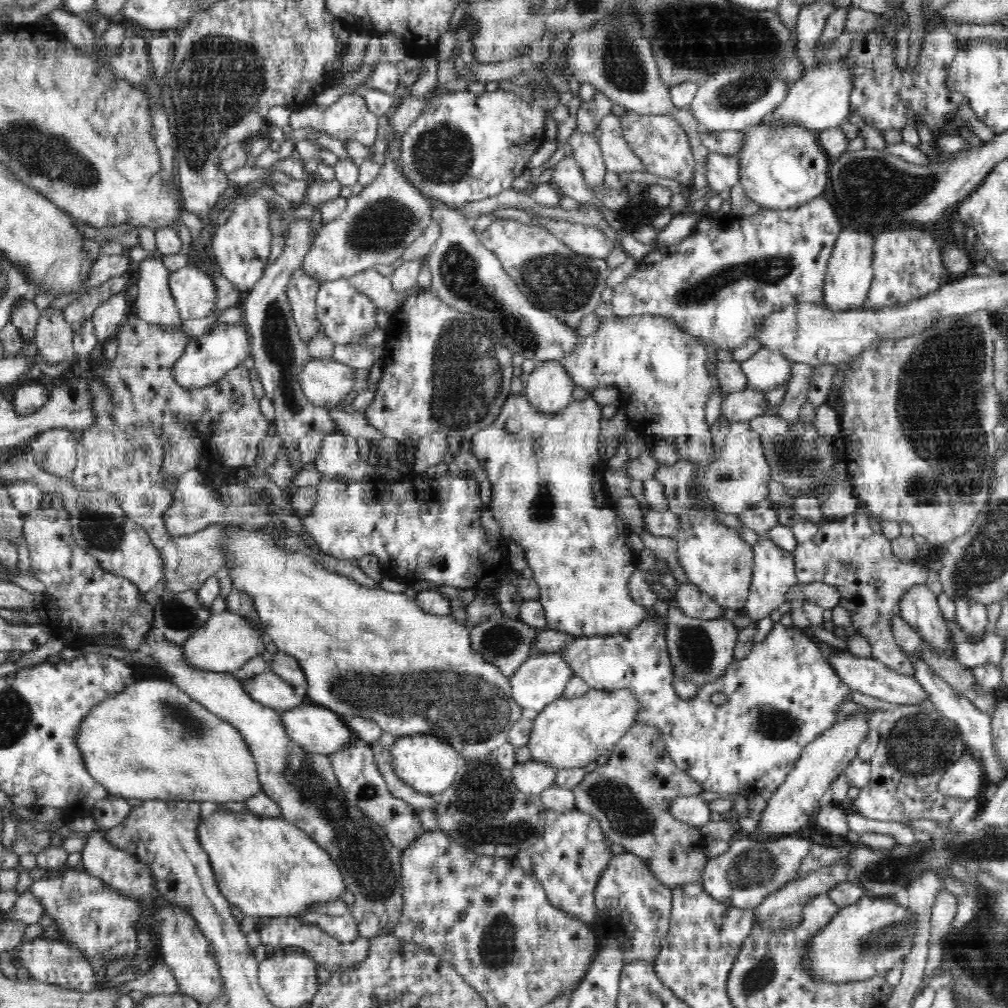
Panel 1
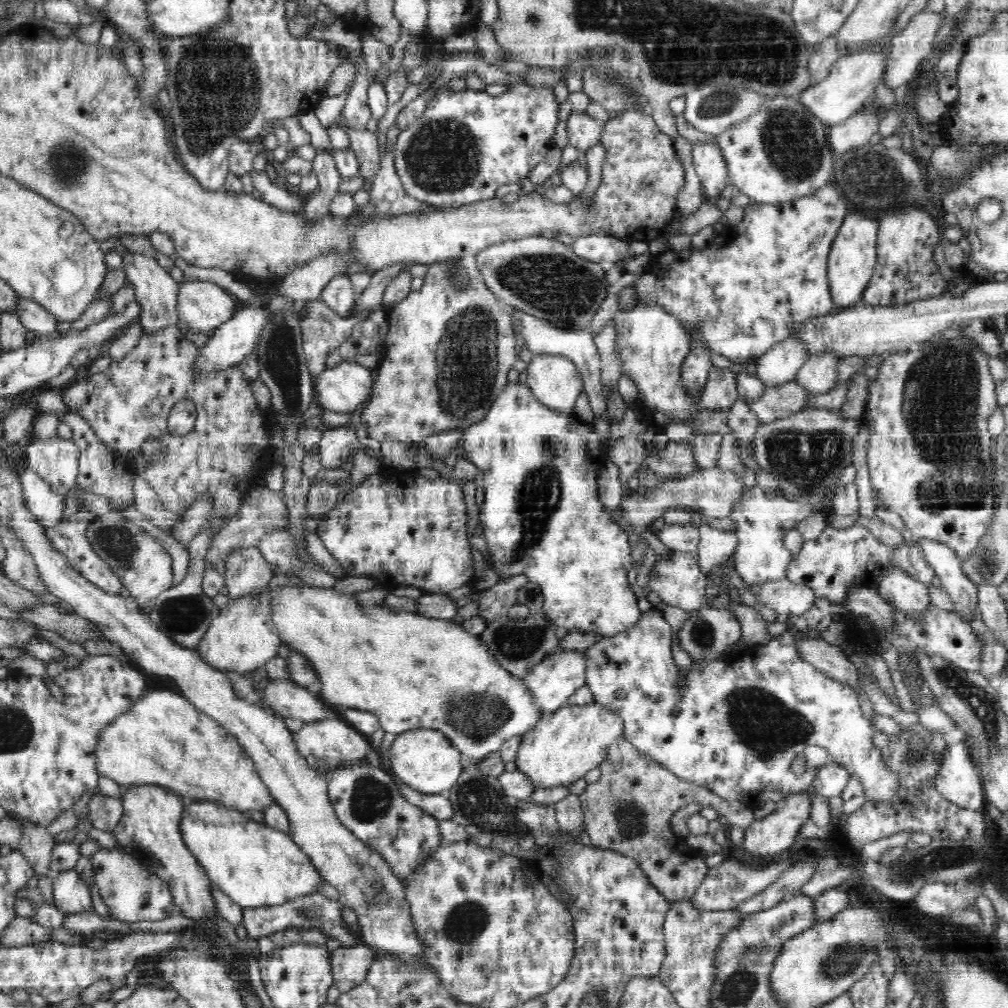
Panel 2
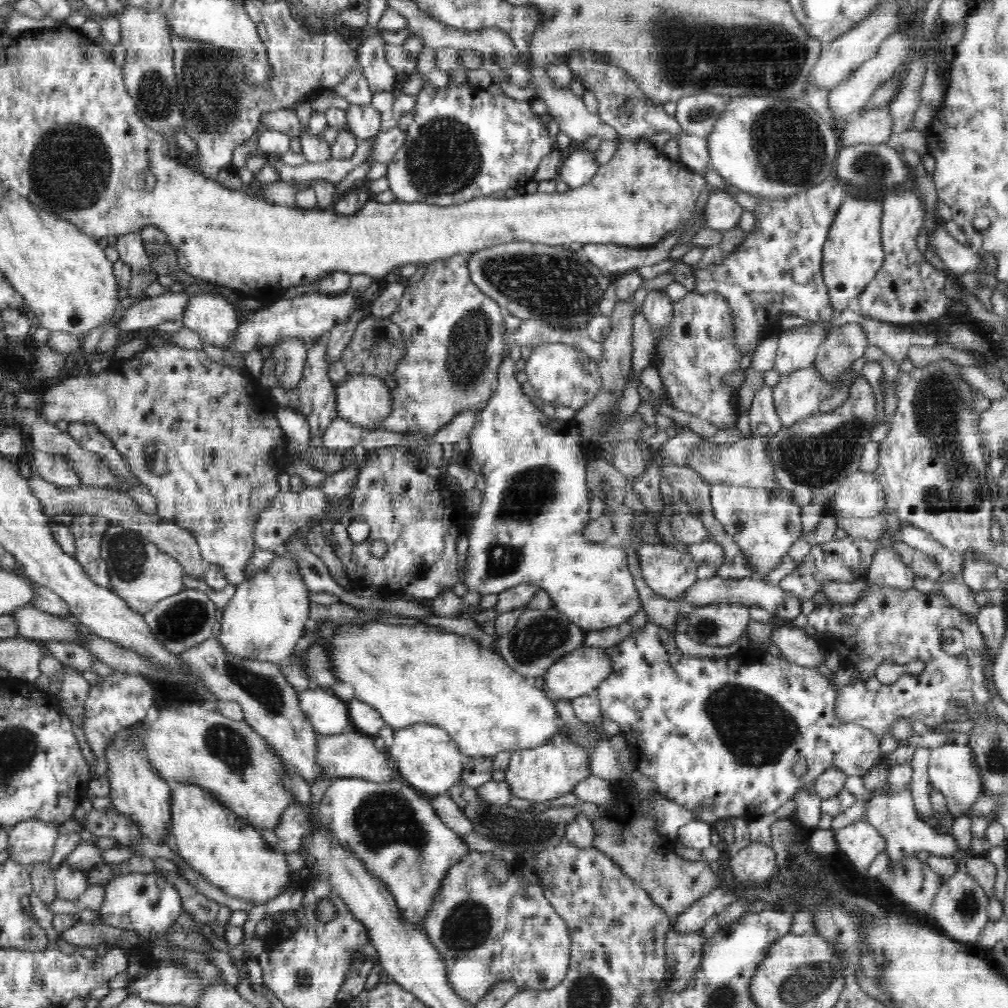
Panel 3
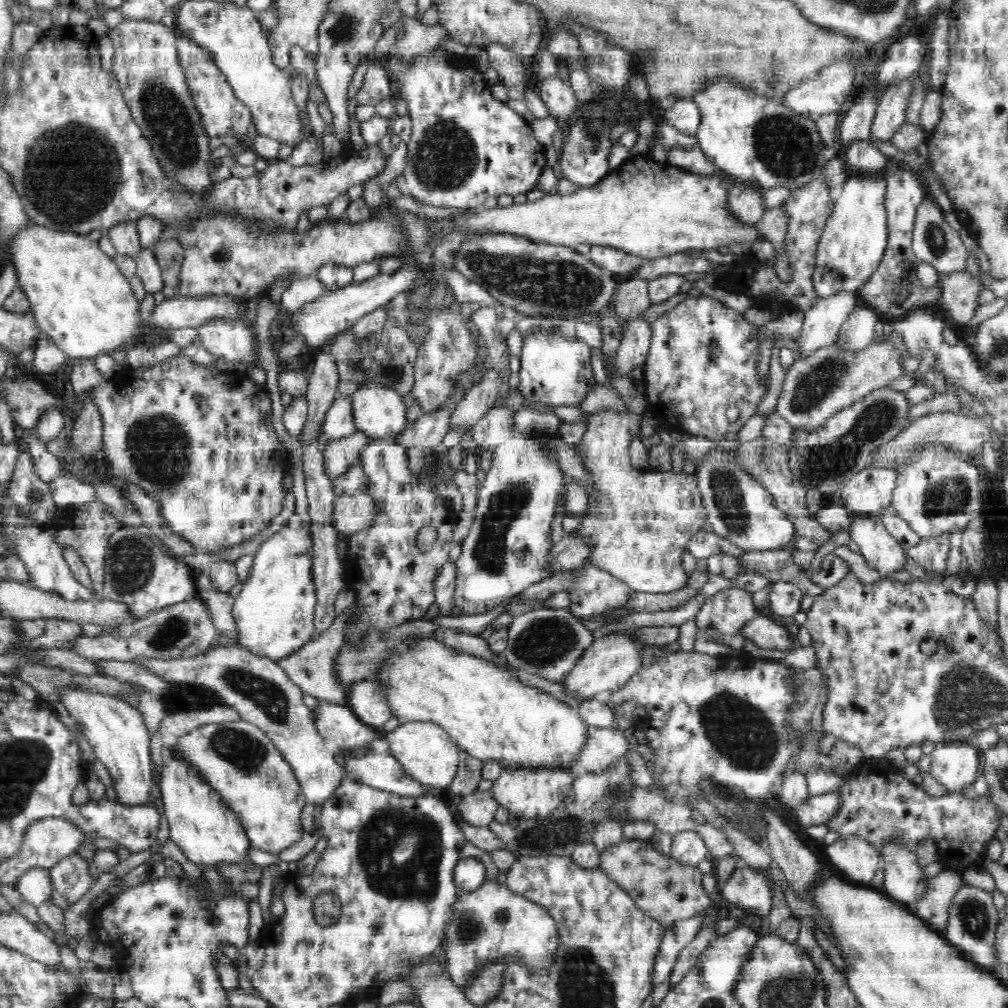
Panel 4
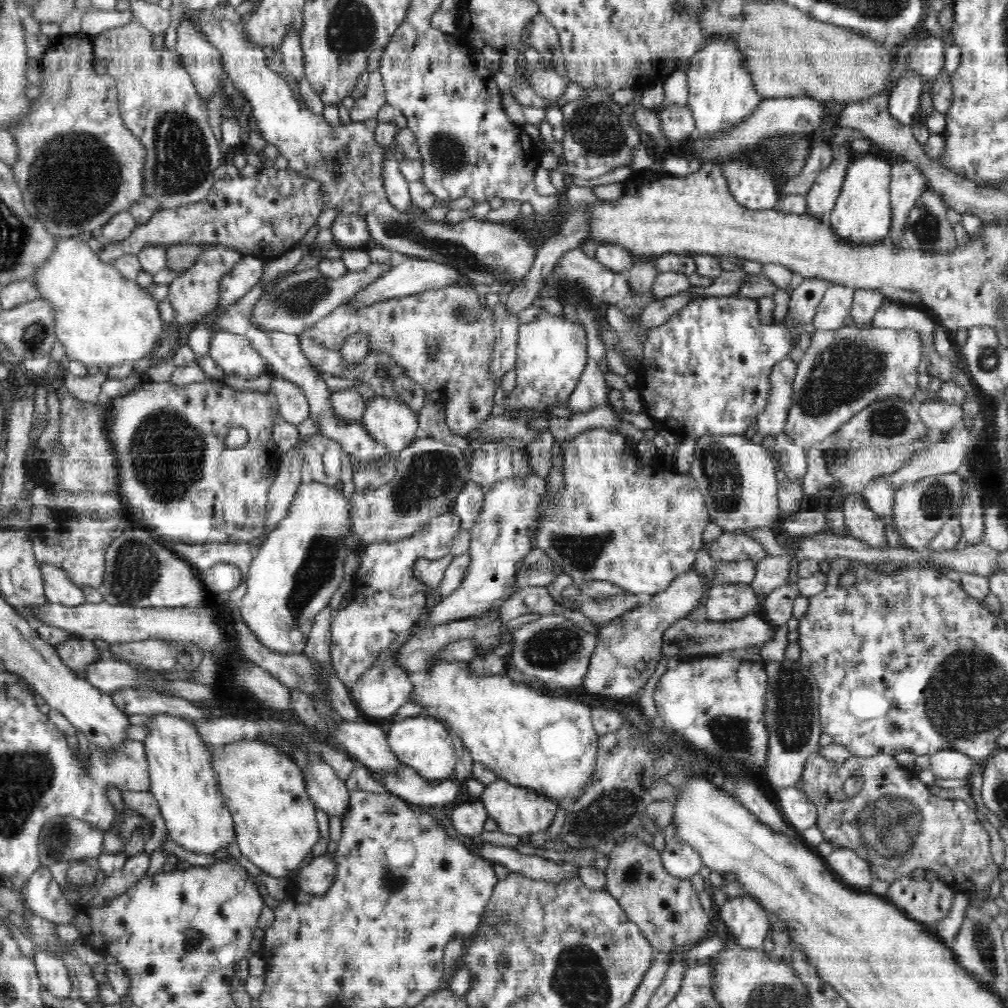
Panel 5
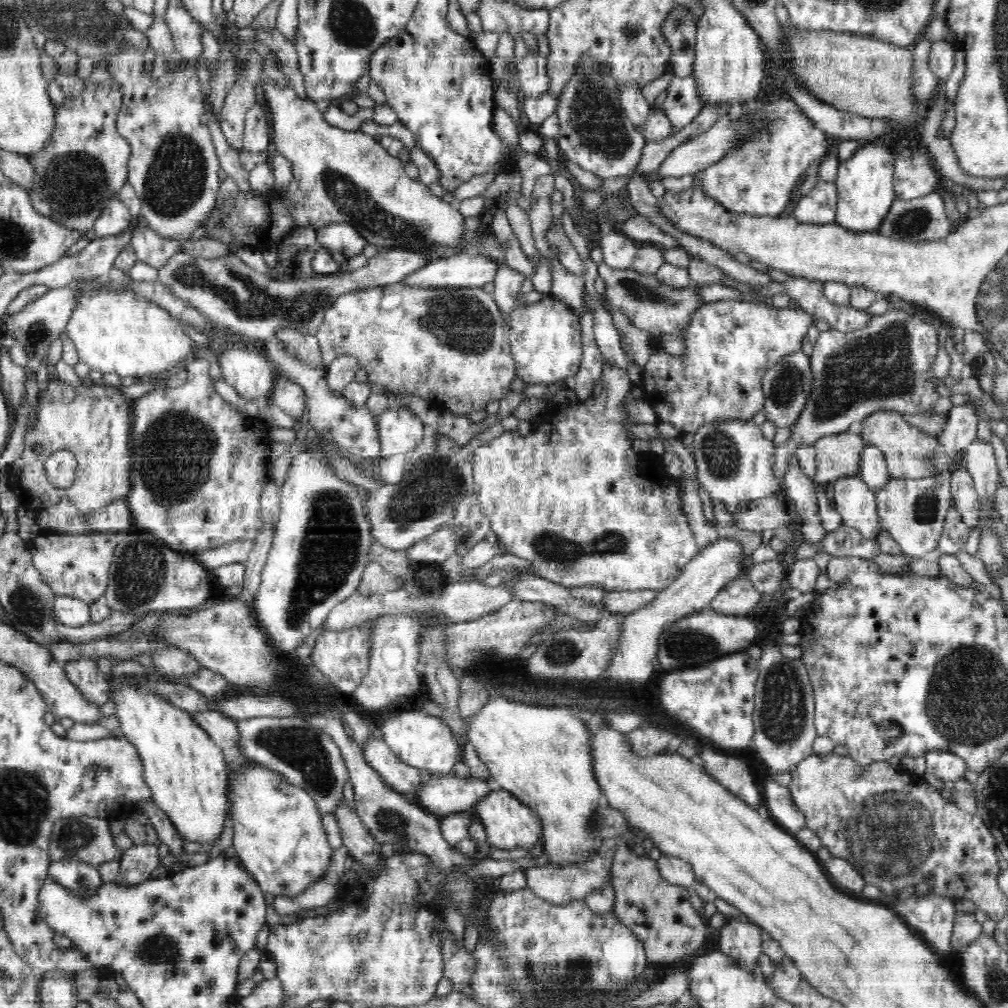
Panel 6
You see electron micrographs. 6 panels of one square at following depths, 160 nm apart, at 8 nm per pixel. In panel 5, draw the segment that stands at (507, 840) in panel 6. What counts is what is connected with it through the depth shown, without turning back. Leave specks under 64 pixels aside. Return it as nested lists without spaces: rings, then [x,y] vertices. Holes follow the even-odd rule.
[[[498,778],[485,786],[479,799],[489,818],[498,824],[500,832],[510,834],[510,836],[518,836],[522,840],[531,834],[540,832],[540,830],[547,829],[552,824],[558,809],[547,796],[543,794],[540,796],[534,790],[522,788]]]

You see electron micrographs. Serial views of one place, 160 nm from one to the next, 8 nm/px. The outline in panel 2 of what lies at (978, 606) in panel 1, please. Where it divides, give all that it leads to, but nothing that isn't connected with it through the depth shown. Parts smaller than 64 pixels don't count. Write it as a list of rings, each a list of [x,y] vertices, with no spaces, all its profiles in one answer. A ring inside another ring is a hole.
[[[920,540],[915,544],[922,549],[926,563],[941,580],[942,589],[950,595],[954,612],[962,619],[970,620],[974,613],[978,613],[978,588],[964,573],[963,562],[946,544],[932,540]]]

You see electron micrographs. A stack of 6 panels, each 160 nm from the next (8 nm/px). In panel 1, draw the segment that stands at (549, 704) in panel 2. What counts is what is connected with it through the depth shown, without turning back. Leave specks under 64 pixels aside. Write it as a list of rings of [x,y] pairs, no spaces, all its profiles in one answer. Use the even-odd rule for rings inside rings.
[[[544,653],[533,655],[527,662],[524,662],[516,674],[510,678],[511,696],[523,709],[531,708],[540,712],[545,706],[553,703],[554,700],[563,697],[566,684],[573,678],[575,673],[566,663],[561,653]]]

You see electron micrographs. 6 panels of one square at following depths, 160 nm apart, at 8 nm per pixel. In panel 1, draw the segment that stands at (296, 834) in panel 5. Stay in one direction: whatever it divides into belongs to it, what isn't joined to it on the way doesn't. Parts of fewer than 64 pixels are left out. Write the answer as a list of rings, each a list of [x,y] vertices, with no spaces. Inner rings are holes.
[[[143,678],[142,680],[135,681],[134,684],[126,686],[122,692],[118,692],[116,696],[110,696],[106,700],[102,700],[100,704],[96,704],[88,716],[84,718],[75,737],[76,746],[80,750],[83,764],[90,776],[102,786],[106,787],[110,795],[119,797],[137,798],[143,800],[166,800],[175,801],[200,801],[212,803],[227,803],[227,802],[246,802],[250,796],[254,796],[259,792],[263,792],[262,783],[258,778],[258,771],[256,768],[255,760],[249,751],[246,741],[242,738],[237,728],[232,724],[228,724],[225,720],[218,718],[215,714],[208,712],[204,706],[198,702],[194,702],[181,688],[178,688],[170,679],[150,679]]]

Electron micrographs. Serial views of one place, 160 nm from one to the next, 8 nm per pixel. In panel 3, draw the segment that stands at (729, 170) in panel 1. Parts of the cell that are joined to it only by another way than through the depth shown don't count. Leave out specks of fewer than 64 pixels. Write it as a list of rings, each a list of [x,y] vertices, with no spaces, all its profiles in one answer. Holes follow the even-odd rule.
[[[680,133],[674,137],[678,143],[680,162],[688,169],[704,176],[704,173],[711,167],[707,137],[689,135],[688,133]]]

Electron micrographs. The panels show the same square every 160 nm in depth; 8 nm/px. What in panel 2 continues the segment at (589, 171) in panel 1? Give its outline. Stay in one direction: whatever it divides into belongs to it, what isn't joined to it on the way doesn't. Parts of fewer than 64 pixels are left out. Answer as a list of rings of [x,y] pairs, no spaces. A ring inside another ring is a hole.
[[[572,111],[567,120],[567,137],[569,144],[585,152],[588,148],[601,142],[605,124],[592,118],[587,113]]]

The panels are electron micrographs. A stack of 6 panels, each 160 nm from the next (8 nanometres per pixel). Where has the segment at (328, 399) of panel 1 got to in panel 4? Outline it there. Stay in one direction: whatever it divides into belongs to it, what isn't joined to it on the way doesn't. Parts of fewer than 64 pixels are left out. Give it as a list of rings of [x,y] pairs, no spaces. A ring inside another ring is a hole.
[[[360,385],[350,399],[356,428],[366,436],[393,440],[408,426],[404,397],[392,388]]]

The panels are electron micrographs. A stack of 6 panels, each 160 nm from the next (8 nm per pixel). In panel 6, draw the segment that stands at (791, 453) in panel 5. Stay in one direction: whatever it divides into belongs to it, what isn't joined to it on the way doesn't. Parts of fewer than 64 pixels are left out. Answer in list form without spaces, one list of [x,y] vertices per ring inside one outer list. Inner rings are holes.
[[[795,455],[790,459],[783,482],[788,498],[794,502],[798,511],[797,518],[800,526],[797,540],[814,544],[814,547],[818,549],[827,536],[827,531],[823,528],[818,513],[816,483],[802,472]]]

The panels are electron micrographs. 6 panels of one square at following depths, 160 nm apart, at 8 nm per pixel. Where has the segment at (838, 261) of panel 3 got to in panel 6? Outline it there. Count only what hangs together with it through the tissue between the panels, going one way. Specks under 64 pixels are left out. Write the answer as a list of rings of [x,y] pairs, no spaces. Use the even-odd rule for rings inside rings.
[[[882,141],[862,142],[848,160],[839,164],[835,181],[838,192],[835,221],[840,226],[857,233],[876,232],[896,199],[893,164],[894,156]],[[716,300],[702,304],[698,308],[698,312],[694,312],[690,327],[683,333],[684,343],[686,346],[686,354],[683,357],[673,357],[670,353],[666,353],[663,348],[654,345],[650,358],[646,362],[646,366],[642,369],[641,383],[639,384],[643,389],[642,400],[648,401],[654,412],[659,416],[659,422],[667,422],[673,424],[682,434],[693,432],[695,433],[698,428],[703,424],[713,423],[714,421],[729,421],[729,420],[742,420],[750,421],[753,416],[763,410],[765,406],[765,396],[762,388],[763,374],[772,368],[781,358],[792,354],[793,352],[800,351],[804,336],[806,336],[810,326],[814,323],[814,318],[810,313],[807,313],[799,306],[798,309],[789,307],[778,309],[772,306],[766,306],[753,300]]]

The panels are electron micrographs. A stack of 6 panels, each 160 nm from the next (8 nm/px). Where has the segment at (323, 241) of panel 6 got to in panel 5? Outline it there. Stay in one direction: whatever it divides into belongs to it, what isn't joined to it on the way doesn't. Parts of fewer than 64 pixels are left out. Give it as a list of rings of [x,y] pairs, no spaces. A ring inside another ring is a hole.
[[[338,214],[330,227],[333,240],[346,248],[357,249],[370,240],[366,221],[357,214]]]

